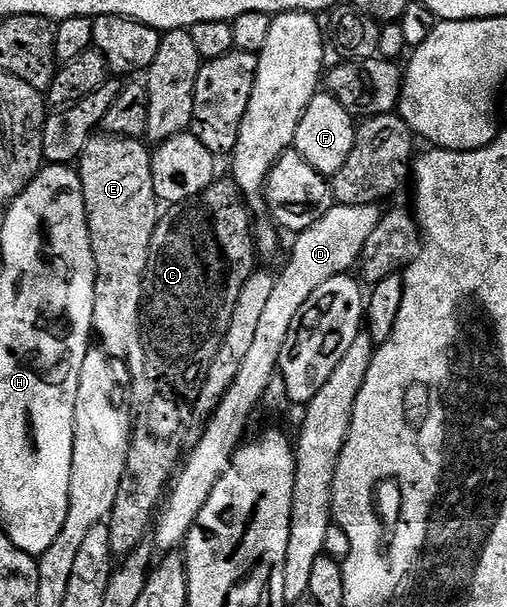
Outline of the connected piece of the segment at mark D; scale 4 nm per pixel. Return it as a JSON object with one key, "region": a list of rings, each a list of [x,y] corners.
{"region":[[[333,204],[330,212],[326,212],[326,216],[322,216],[322,220],[318,220],[318,224],[310,224],[310,228],[299,231],[295,235],[296,243],[292,246],[292,255],[289,256],[284,271],[279,271],[276,274],[274,289],[272,289],[262,312],[252,347],[242,360],[242,369],[239,370],[238,376],[234,376],[234,384],[230,384],[226,396],[222,396],[216,411],[207,419],[208,427],[205,428],[204,435],[201,436],[196,450],[189,449],[187,451],[186,457],[171,483],[170,491],[166,496],[166,503],[154,524],[154,538],[156,534],[154,546],[157,551],[176,552],[183,547],[188,538],[188,533],[192,530],[192,525],[198,520],[198,512],[202,512],[206,500],[210,498],[210,492],[214,490],[214,484],[218,484],[220,477],[228,471],[232,457],[236,455],[236,451],[245,441],[244,433],[247,432],[248,425],[251,424],[252,417],[256,414],[256,409],[261,409],[264,393],[266,388],[269,387],[270,376],[280,369],[280,357],[282,356],[282,348],[286,348],[286,336],[290,336],[290,328],[294,324],[298,312],[302,312],[302,304],[306,304],[306,300],[310,300],[310,296],[314,292],[318,292],[318,288],[322,288],[322,284],[326,284],[326,280],[334,280],[334,276],[339,274],[348,274],[351,271],[351,266],[353,269],[359,263],[362,248],[366,248],[366,240],[370,240],[370,232],[374,232],[374,228],[378,228],[381,213],[382,210],[379,205],[342,206]]]}

